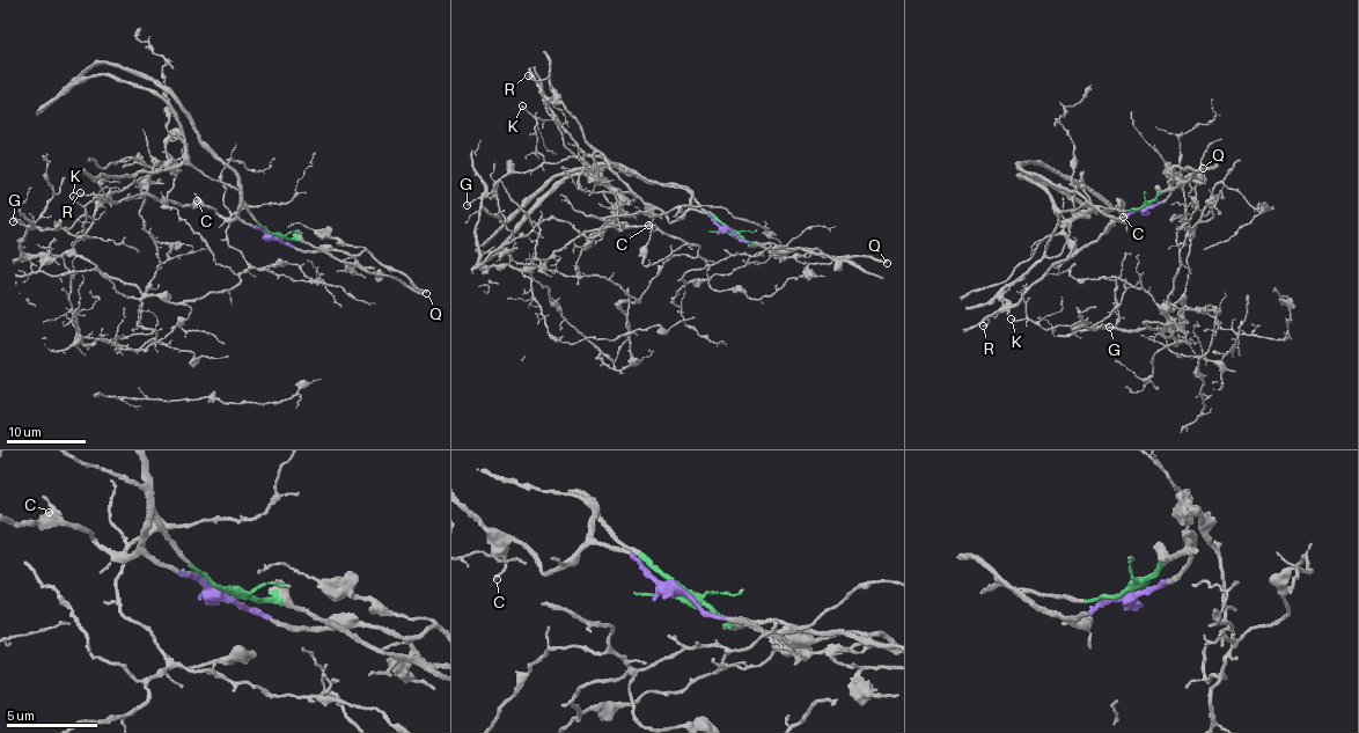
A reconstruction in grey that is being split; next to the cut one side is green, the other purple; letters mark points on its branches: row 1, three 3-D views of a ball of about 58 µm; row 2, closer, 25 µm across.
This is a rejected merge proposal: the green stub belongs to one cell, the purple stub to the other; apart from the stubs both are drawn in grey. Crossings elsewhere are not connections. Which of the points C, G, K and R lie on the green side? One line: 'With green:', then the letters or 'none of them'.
With green: G, K

